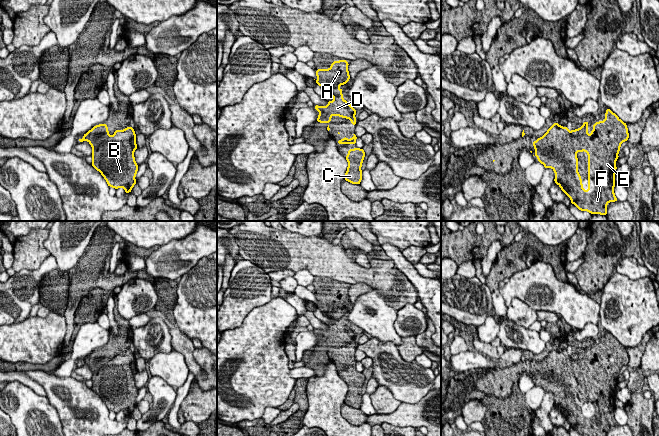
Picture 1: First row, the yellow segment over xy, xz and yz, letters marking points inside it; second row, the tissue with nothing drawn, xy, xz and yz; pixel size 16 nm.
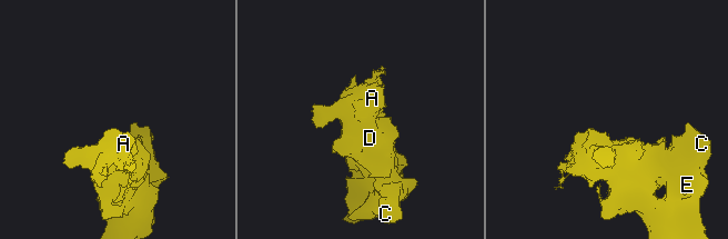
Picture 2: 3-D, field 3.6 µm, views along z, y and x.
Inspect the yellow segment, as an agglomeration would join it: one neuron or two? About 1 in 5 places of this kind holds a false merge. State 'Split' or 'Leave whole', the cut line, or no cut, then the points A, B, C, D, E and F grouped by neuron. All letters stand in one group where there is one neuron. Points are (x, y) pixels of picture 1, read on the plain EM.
Leave whole. No split. Groups: A B C D E F

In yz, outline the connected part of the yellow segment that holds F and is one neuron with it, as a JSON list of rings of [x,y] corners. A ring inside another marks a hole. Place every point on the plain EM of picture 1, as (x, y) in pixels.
[[[609,332],[605,337],[605,344],[596,346],[593,349],[591,358],[588,358],[588,345],[582,348],[581,352],[569,355],[568,351],[554,348],[548,355],[536,365],[533,365],[535,378],[538,386],[546,392],[552,392],[555,396],[554,406],[570,422],[581,435],[607,436],[609,426],[618,425],[614,418],[616,398],[616,384],[623,366],[627,365],[629,357],[627,348],[618,342]],[[585,375],[588,378],[588,414],[585,415],[582,409],[581,400],[578,397],[578,382],[576,377]]]

